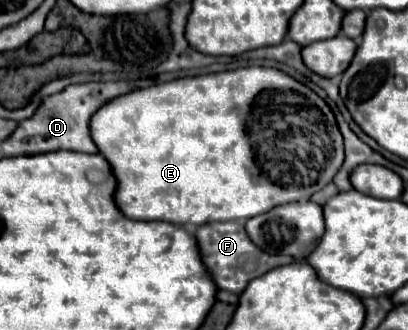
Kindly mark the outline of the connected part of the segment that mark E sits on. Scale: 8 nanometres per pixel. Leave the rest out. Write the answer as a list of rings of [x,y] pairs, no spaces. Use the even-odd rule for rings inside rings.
[[[246,67],[184,77],[136,89],[100,107],[90,121],[90,129],[92,139],[112,165],[118,179],[118,209],[128,219],[142,221],[168,221],[200,227],[212,221],[250,219],[284,203],[308,201],[316,191],[332,183],[336,171],[344,163],[344,139],[332,109],[312,89],[308,93],[306,85],[272,67]],[[244,119],[248,133],[246,141],[250,139],[248,145],[246,141],[238,141],[244,139],[240,137],[240,131],[244,131]]]

